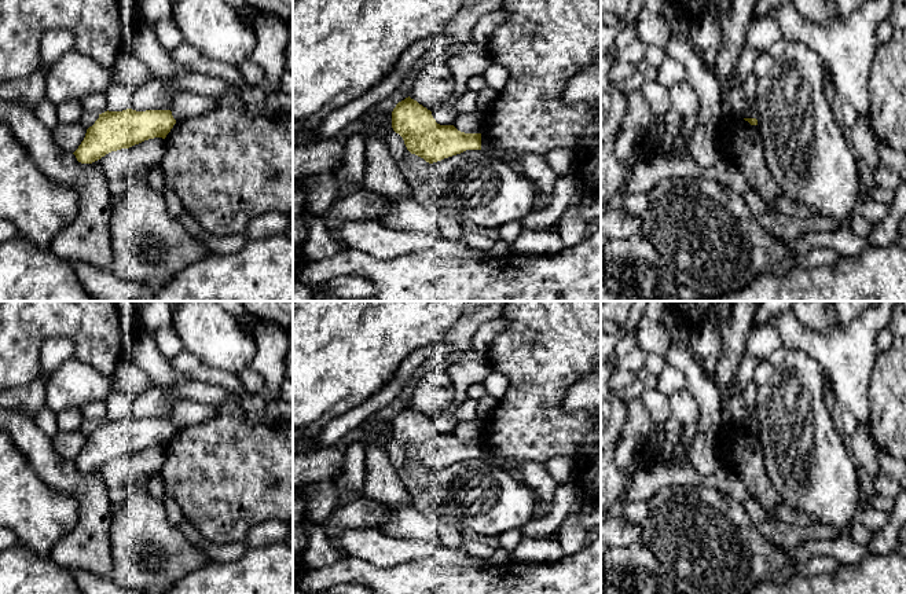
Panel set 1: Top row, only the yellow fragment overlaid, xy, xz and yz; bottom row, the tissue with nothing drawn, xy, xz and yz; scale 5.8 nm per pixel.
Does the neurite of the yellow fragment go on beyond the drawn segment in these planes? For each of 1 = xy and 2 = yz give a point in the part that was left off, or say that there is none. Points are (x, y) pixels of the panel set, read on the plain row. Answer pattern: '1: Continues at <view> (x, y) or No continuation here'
1: No continuation here
2: No continuation here

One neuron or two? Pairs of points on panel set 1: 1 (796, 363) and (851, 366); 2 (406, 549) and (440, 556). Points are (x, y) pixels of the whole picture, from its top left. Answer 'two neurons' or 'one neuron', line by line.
1: two neurons
2: one neuron

